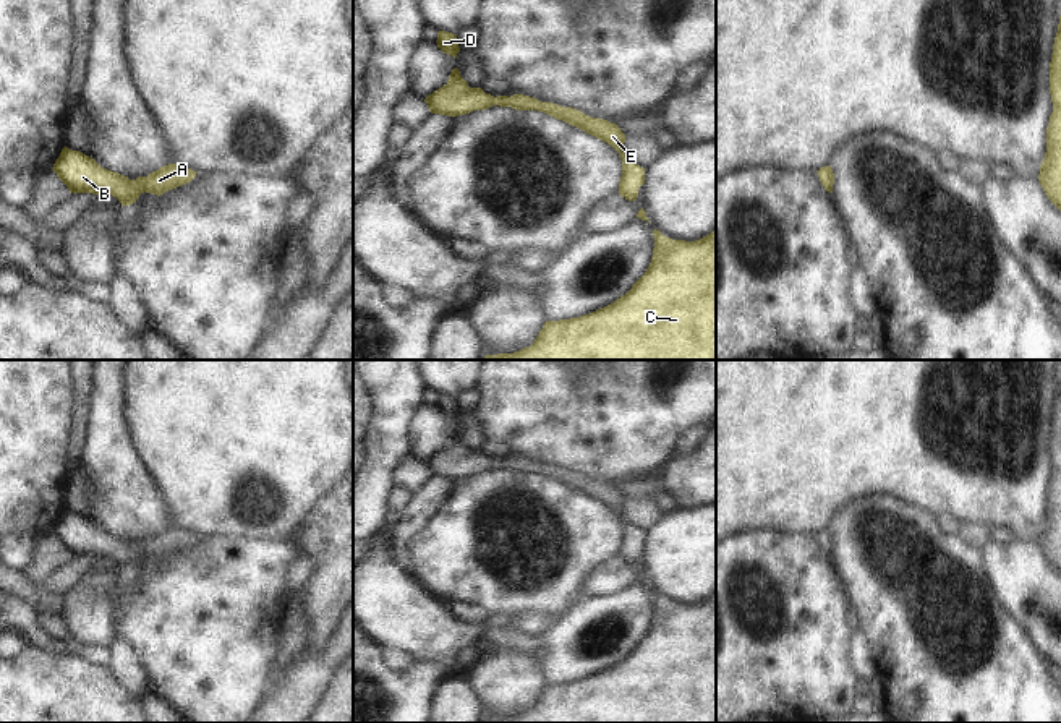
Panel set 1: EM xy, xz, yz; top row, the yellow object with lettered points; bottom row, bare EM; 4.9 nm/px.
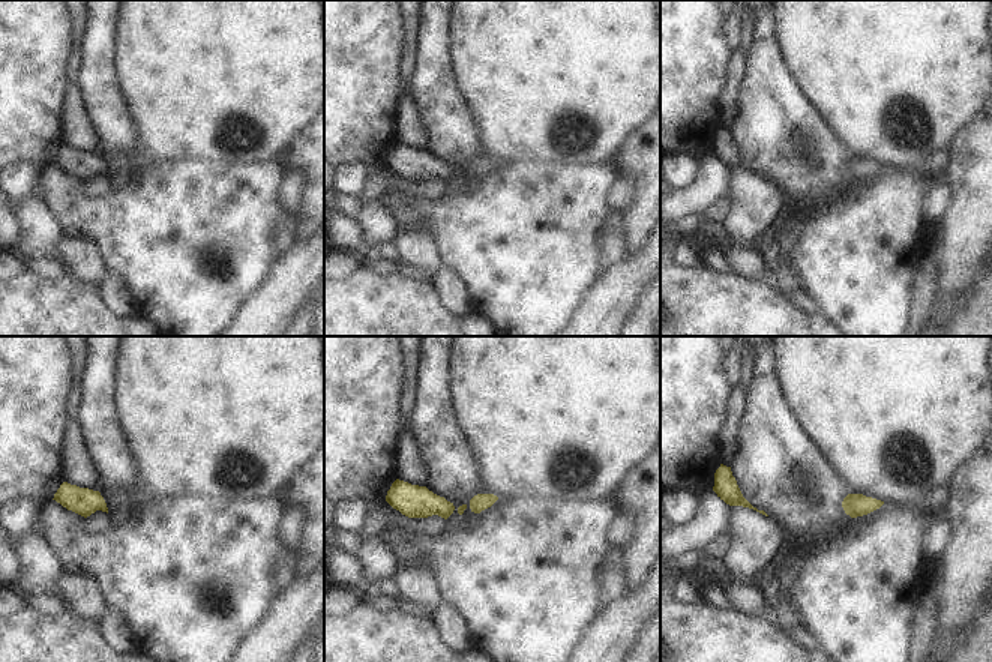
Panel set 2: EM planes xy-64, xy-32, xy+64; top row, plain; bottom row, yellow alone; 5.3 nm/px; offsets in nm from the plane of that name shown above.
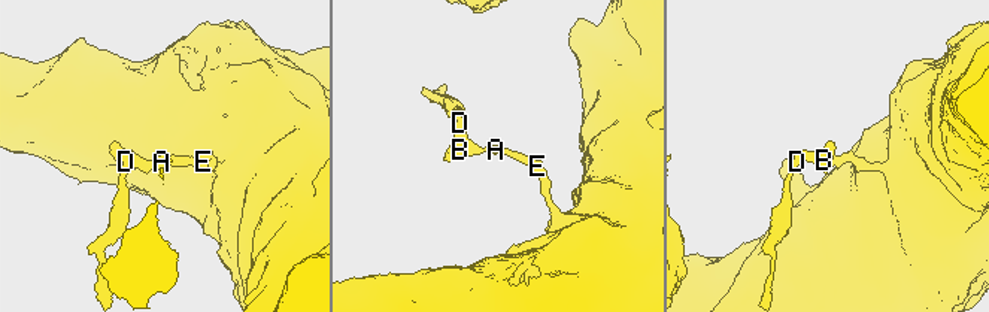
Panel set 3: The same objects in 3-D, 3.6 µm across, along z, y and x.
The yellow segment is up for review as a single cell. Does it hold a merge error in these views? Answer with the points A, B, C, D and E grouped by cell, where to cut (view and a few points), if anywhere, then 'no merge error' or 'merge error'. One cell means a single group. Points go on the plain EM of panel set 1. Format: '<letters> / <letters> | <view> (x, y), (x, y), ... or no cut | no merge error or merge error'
A B C D E | no cut | no merge error

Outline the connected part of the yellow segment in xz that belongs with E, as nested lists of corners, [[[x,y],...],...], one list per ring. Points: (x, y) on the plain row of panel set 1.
[[[454,431],[449,444],[442,451],[429,457],[424,465],[428,467],[431,477],[449,480],[465,478],[473,473],[484,473],[492,468],[512,470],[515,473],[544,475],[557,483],[583,493],[591,499],[596,499],[619,516],[622,522],[619,558],[622,561],[635,564],[638,559],[638,551],[645,546],[645,532],[633,527],[622,516],[625,506],[625,498],[622,496],[622,493],[616,486],[603,481],[593,481],[577,472],[562,470],[552,465],[541,465],[523,457],[513,457],[510,460],[494,460],[491,457],[486,457],[481,451],[470,451],[468,446],[460,439],[458,431]]]

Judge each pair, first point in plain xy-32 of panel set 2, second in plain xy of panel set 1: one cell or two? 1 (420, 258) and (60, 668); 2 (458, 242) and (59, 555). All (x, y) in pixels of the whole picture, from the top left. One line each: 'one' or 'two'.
1: two
2: two

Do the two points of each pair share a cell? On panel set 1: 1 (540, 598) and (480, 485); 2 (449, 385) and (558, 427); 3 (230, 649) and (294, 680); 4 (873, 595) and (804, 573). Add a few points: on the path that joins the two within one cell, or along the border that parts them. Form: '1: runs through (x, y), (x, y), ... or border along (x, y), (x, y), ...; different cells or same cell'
1: runs through (502, 590), (477, 569), (468, 556), (468, 522); same cell
2: border along (478, 376), (473, 388); different cells
3: border along (271, 680), (255, 705); different cells
4: border along (831, 556), (852, 607); different cells

